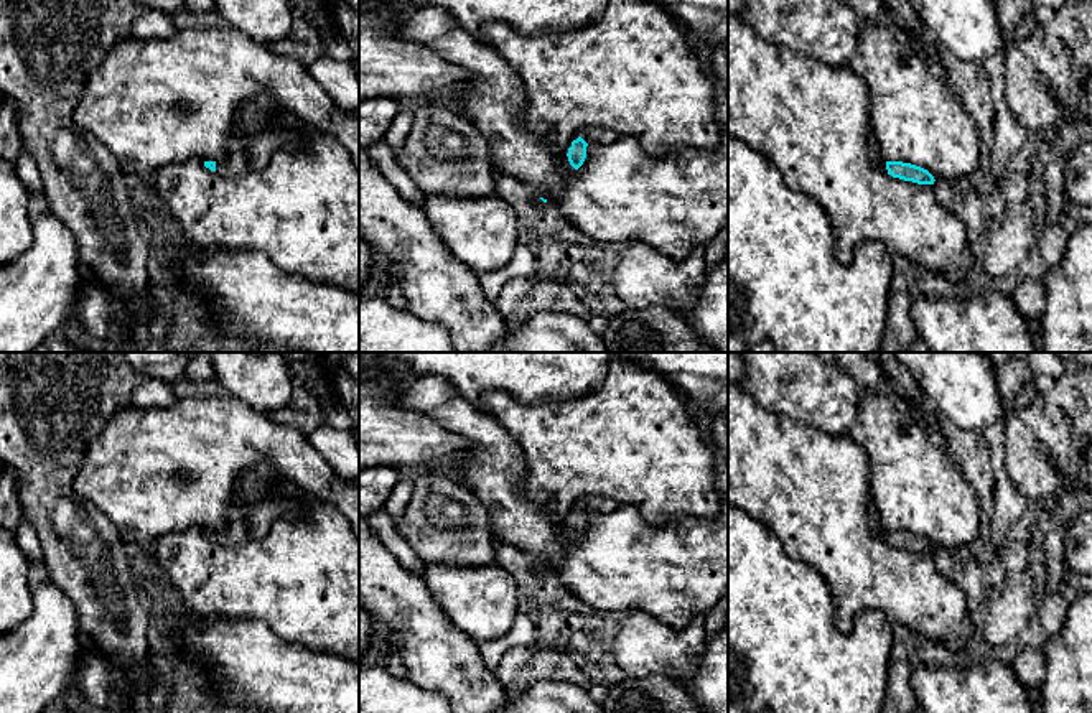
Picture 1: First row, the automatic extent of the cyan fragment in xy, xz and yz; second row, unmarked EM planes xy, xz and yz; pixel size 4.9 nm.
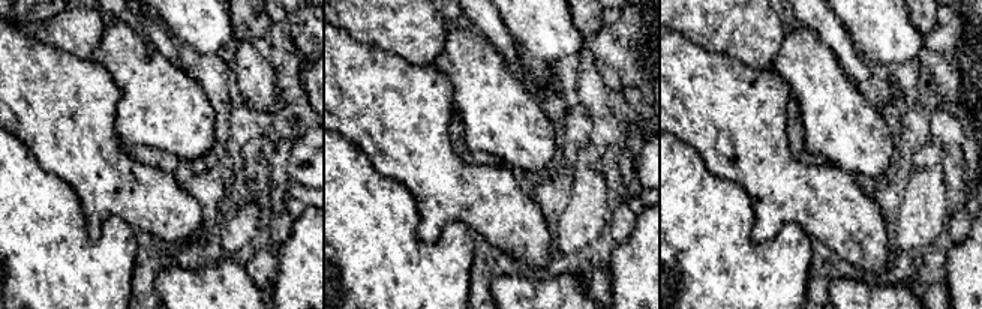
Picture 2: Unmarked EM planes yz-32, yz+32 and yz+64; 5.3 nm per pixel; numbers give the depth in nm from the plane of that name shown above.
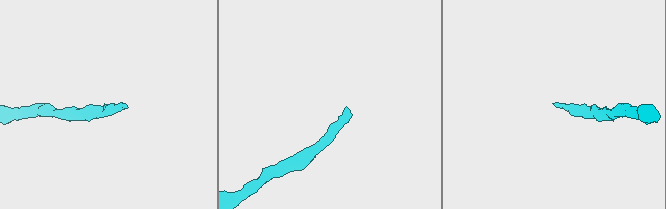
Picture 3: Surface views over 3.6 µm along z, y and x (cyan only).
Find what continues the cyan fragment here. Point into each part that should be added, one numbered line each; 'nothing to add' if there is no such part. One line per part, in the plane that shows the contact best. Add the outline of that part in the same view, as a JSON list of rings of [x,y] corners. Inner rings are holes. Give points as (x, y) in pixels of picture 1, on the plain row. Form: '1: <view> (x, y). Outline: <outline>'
1: yz (877, 529). Outline: [[[868,504],[868,520],[871,534],[888,543],[886,530],[883,529],[880,515],[871,504]]]

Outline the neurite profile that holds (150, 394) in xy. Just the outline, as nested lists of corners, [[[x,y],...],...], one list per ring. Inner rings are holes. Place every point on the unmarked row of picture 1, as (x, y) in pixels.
[[[145,379],[132,395],[132,403],[142,408],[168,408],[176,400],[171,384]]]

